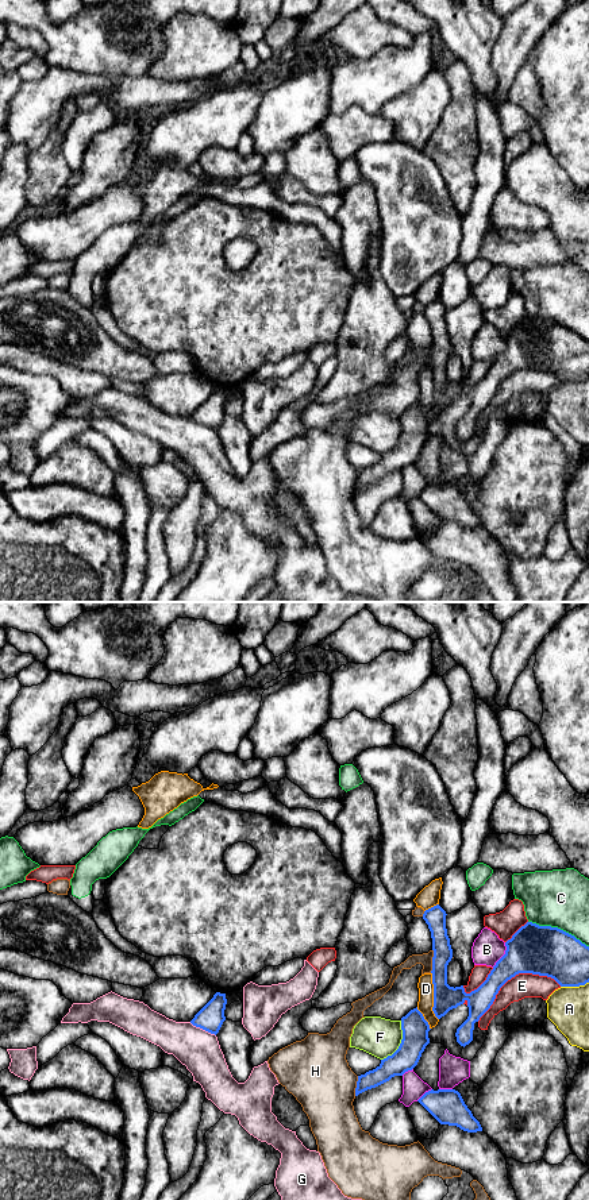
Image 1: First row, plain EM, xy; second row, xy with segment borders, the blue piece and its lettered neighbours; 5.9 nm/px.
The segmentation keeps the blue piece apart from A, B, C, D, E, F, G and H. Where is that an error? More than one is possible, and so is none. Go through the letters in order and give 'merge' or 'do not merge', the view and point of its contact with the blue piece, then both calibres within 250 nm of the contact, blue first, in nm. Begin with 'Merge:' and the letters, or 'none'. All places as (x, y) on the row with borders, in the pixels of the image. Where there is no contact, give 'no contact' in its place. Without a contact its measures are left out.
Merge: none
A: do not merge | xy (574, 986) | 300/260 nm
B: do not merge | xy (504, 955) | 300/180 nm
C: do not merge | xy (557, 928) | 300/340 nm
D: do not merge | xy (434, 996) | 150/100 nm
E: do not merge | xy (514, 976) | 300/150 nm
F: do not merge | xy (401, 1042) | 160/240 nm
G: do not merge | xy (203, 1029) | 160/240 nm
H: do not merge | xy (432, 961) | 150/80 nm

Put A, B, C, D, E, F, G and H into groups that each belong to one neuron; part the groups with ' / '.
A / B / C / D / E / F / G / H

